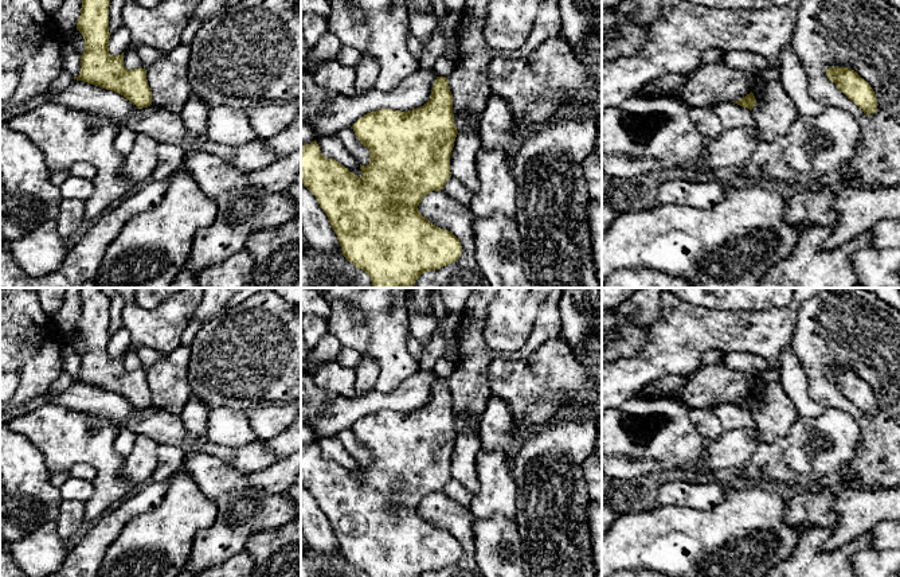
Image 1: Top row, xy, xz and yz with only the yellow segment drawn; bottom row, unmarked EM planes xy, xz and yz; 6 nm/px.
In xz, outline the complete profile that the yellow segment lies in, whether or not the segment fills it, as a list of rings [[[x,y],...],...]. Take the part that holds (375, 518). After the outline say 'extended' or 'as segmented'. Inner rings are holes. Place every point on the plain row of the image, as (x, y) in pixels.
[[[437,378],[430,401],[408,413],[381,410],[360,418],[351,430],[369,451],[369,465],[361,467],[361,479],[334,460],[326,460],[317,445],[301,447],[301,486],[318,502],[334,531],[343,557],[368,577],[420,577],[454,565],[462,555],[459,541],[449,531],[433,526],[419,512],[422,500],[443,490],[451,479],[450,457],[458,432],[454,425],[453,395],[446,378]]]; as segmented

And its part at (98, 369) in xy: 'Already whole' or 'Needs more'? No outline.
Already whole

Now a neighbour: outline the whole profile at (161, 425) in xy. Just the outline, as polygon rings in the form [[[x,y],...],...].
[[[77,381],[60,394],[46,393],[20,408],[0,413],[0,422],[9,424],[17,416],[27,414],[44,403],[55,403],[97,418],[117,421],[136,436],[150,437],[157,444],[175,445],[185,452],[210,453],[246,476],[278,460],[261,440],[239,448],[228,448],[210,440],[191,437],[180,416],[165,409],[156,409],[150,416],[142,418],[138,416],[138,409],[124,397]]]

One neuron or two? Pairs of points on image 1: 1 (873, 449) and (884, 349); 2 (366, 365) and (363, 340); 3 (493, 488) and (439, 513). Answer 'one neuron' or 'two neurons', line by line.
1: one neuron
2: two neurons
3: two neurons

